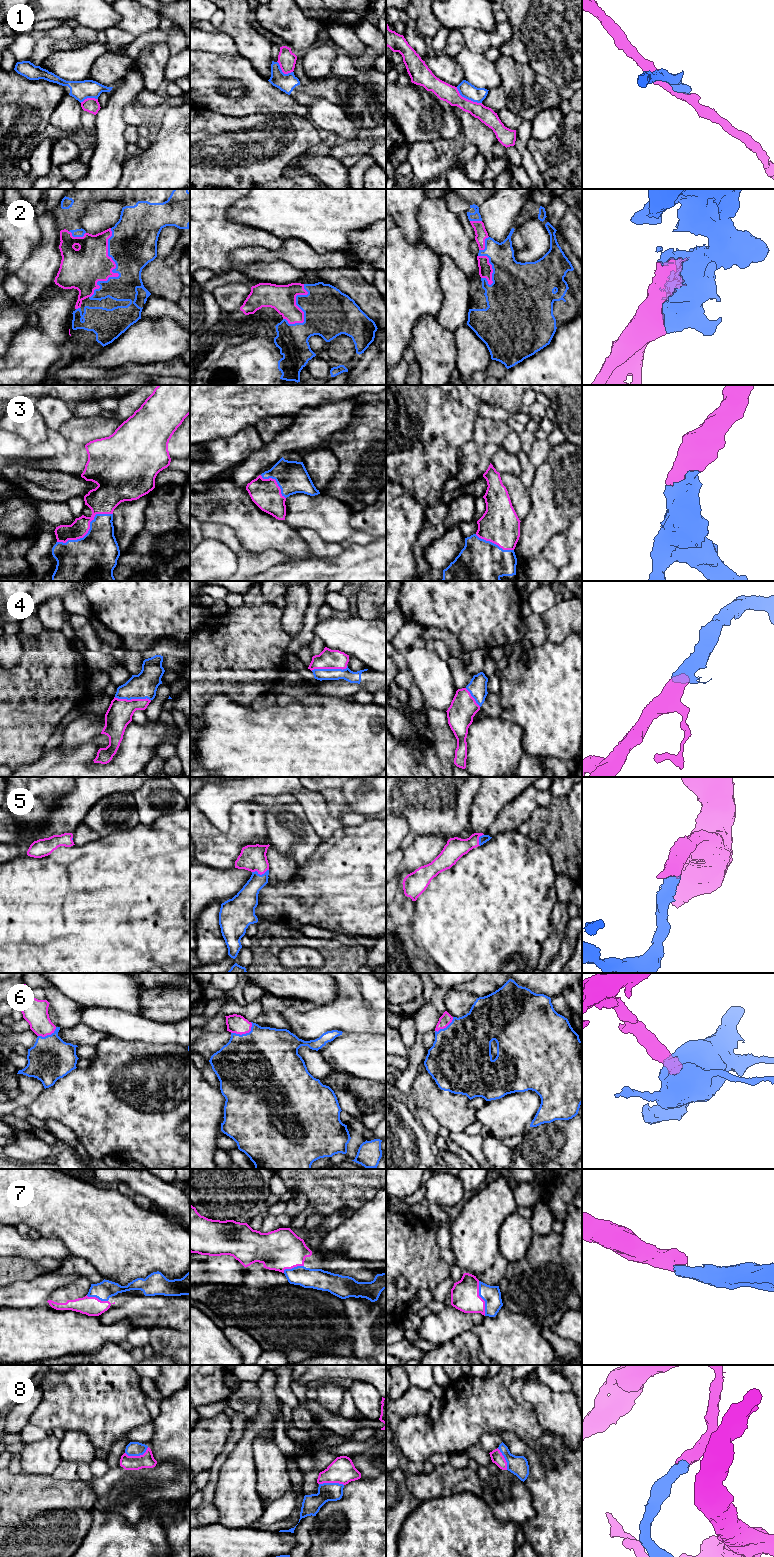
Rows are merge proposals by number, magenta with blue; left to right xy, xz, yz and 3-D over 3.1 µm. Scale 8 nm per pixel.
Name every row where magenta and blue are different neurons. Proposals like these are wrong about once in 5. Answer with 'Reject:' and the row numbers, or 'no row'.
Reject: 1

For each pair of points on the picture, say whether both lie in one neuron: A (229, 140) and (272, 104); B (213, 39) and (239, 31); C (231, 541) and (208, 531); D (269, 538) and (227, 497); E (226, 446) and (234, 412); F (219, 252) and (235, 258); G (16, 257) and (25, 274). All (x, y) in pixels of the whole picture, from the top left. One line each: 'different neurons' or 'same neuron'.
A: different neurons
B: different neurons
C: same neuron
D: same neuron
E: different neurons
F: different neurons
G: different neurons

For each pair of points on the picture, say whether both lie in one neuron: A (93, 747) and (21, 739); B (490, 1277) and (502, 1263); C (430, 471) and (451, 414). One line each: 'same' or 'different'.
A: different
B: same
C: same

